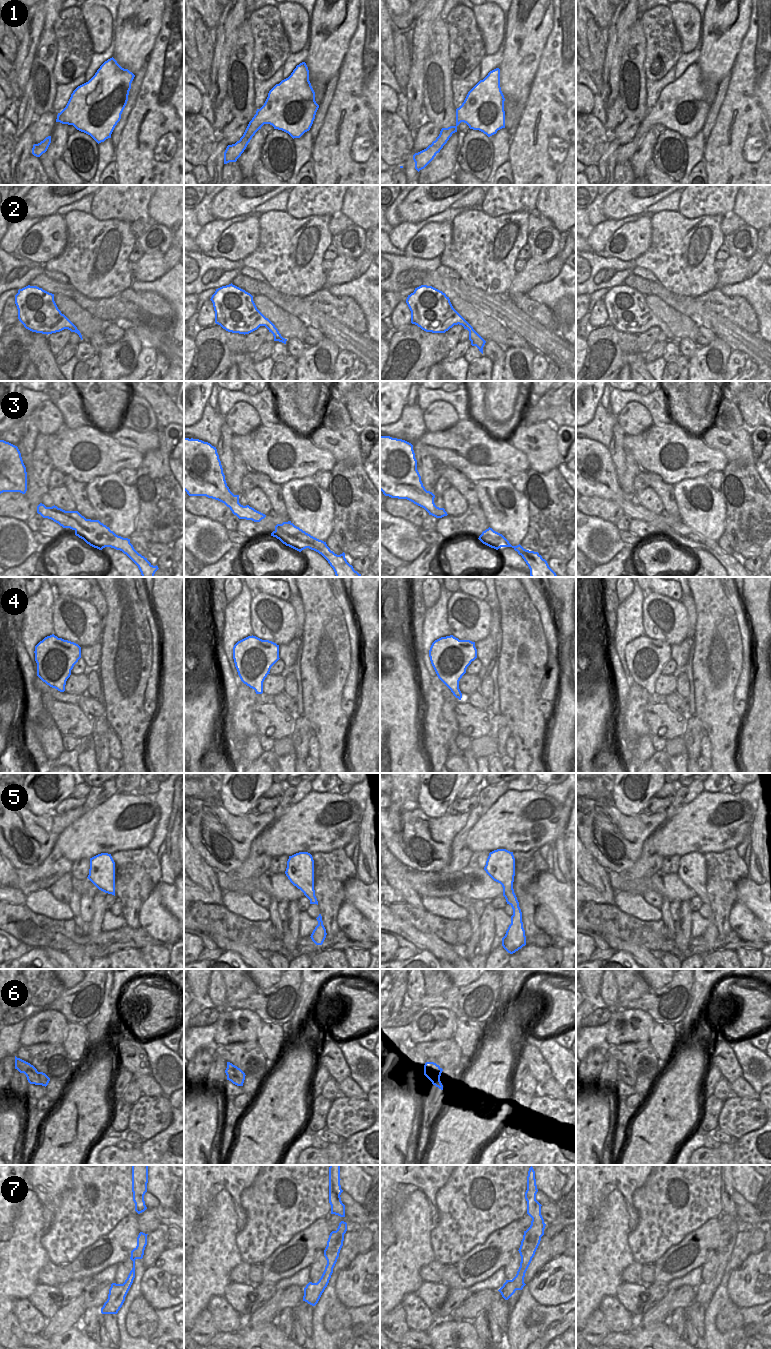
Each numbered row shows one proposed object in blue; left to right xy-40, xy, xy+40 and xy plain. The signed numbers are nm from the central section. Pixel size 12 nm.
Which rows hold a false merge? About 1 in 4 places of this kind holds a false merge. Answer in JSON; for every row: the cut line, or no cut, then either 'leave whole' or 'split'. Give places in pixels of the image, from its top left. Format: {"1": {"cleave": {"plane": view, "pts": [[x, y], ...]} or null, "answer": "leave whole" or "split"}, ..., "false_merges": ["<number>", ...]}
{"1": {"cleave": null, "answer": "leave whole"}, "2": {"cleave": null, "answer": "leave whole"}, "3": {"cleave": null, "answer": "leave whole"}, "4": {"cleave": null, "answer": "leave whole"}, "5": {"cleave": null, "answer": "leave whole"}, "6": {"cleave": {"plane": "xy+40", "pts": [[427, 1062], [429, 1071], [439, 1076]]}, "answer": "split"}, "7": {"cleave": null, "answer": "leave whole"}, "false_merges": ["6"]}

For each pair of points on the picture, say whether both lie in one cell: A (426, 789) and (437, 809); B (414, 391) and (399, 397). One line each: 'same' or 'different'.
A: same
B: different

